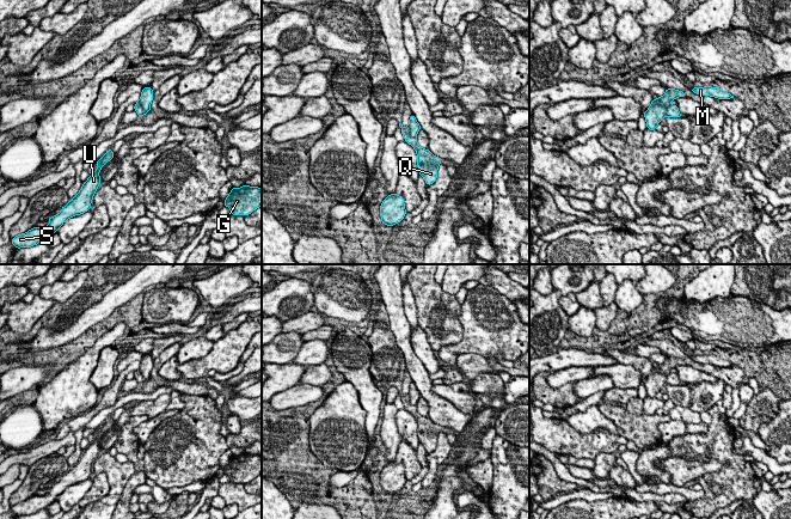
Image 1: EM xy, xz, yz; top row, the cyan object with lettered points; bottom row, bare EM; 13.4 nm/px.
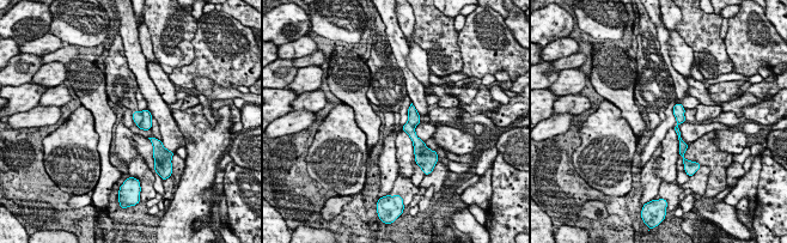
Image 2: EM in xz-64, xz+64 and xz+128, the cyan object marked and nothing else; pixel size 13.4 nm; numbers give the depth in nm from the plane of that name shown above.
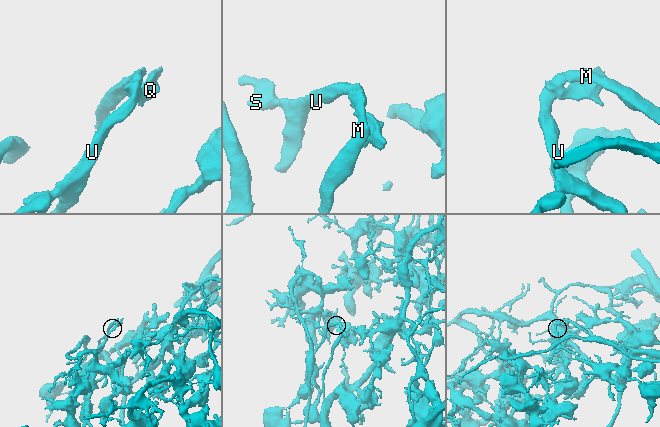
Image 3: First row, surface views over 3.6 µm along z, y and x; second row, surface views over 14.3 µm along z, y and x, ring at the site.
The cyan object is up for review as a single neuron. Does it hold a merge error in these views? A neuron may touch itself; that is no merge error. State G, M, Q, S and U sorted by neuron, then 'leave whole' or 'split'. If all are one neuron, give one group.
G M S U / Q | split

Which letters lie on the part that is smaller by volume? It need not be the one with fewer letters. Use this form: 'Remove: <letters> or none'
Remove: Q

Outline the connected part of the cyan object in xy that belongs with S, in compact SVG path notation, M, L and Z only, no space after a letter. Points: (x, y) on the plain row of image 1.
M108 417L105 423L98 427L97 438L82 452L80 459L72 466L57 483L49 486L49 493L45 495L33 495L23 502L16 503L11 509L17 515L31 515L38 511L47 508L53 503L57 496L62 494L69 486L84 482L90 478L93 463L100 452L99 439L102 435L114 426L112 417Z

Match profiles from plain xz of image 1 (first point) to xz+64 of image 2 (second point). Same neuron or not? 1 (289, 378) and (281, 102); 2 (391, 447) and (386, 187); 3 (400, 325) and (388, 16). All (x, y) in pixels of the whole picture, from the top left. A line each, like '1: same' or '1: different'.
1: same
2: same
3: same

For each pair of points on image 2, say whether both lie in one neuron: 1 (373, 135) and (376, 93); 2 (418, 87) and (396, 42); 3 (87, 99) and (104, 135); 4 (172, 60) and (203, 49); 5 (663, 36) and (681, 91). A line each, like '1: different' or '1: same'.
1: different
2: same
3: same
4: different
5: same

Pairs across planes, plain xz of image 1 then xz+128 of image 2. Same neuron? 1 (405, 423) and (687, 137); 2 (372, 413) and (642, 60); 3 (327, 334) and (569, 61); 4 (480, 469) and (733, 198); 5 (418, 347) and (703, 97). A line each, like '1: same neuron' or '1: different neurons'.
1: different neurons
2: different neurons
3: same neuron
4: same neuron
5: different neurons

